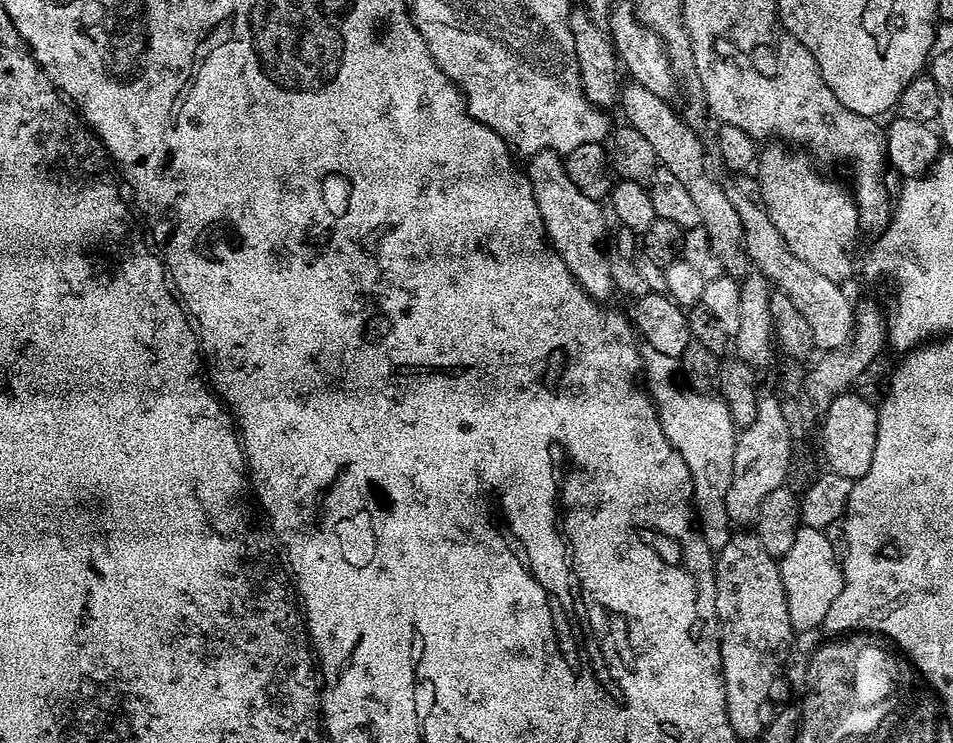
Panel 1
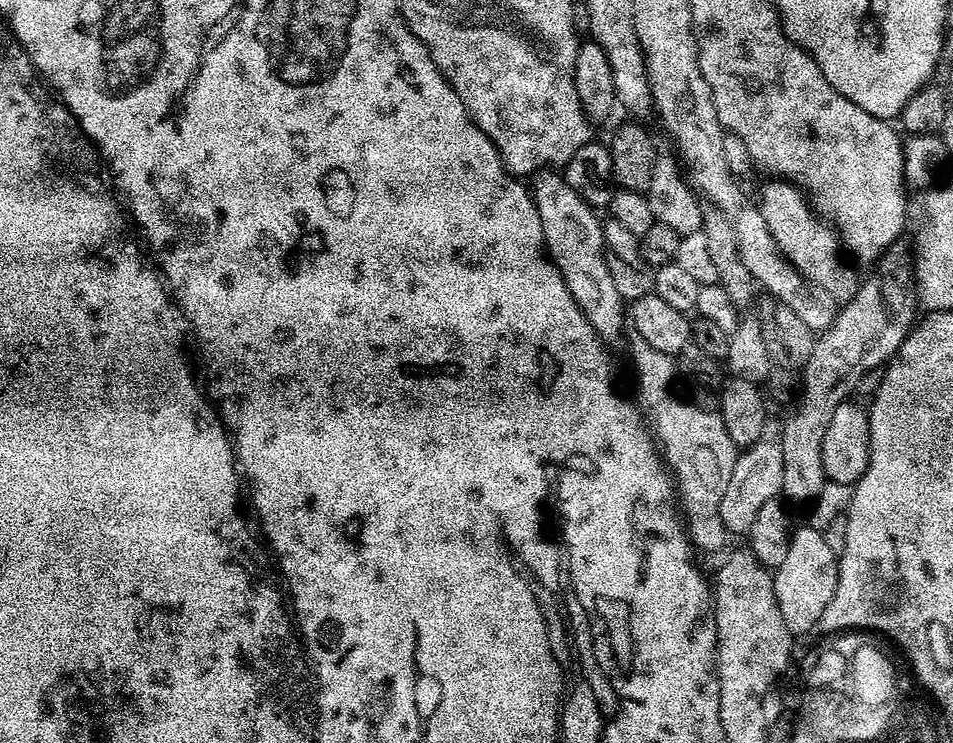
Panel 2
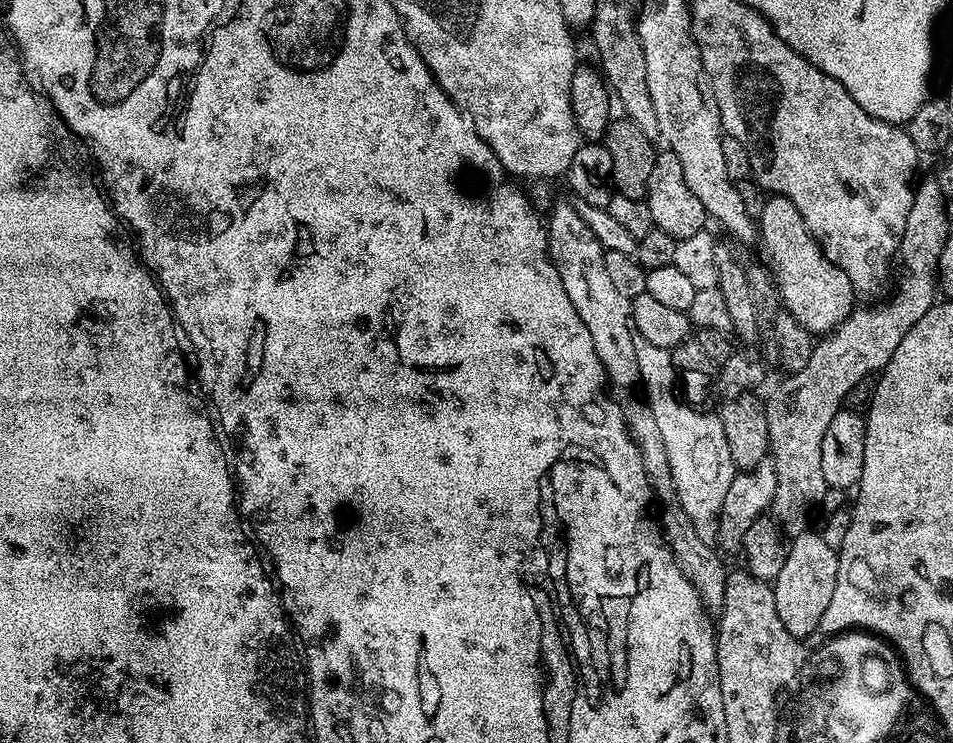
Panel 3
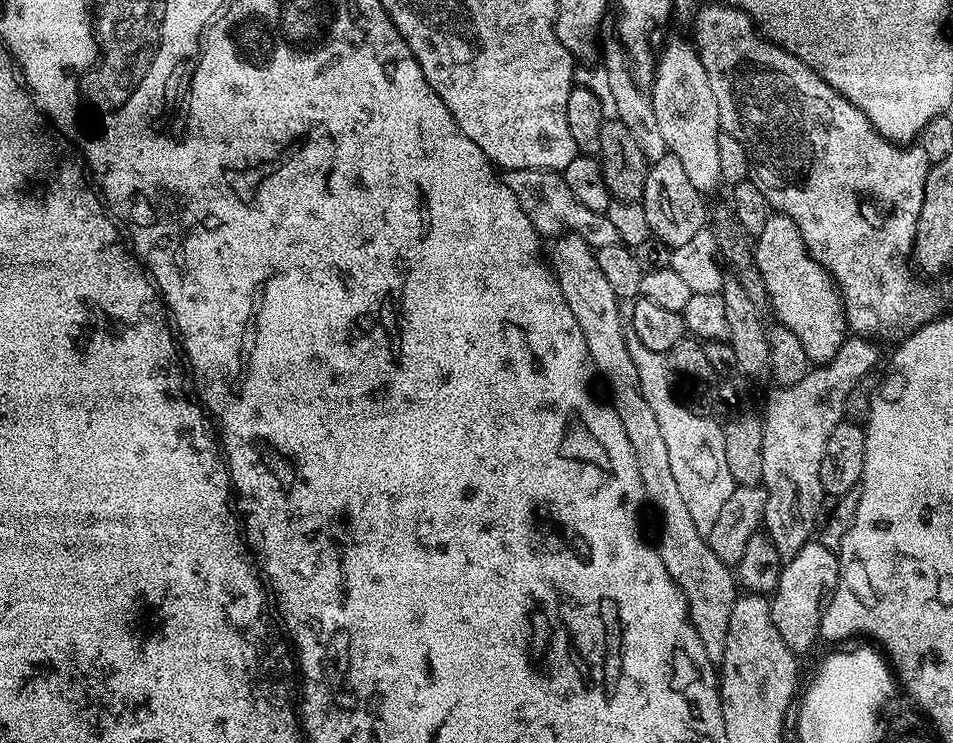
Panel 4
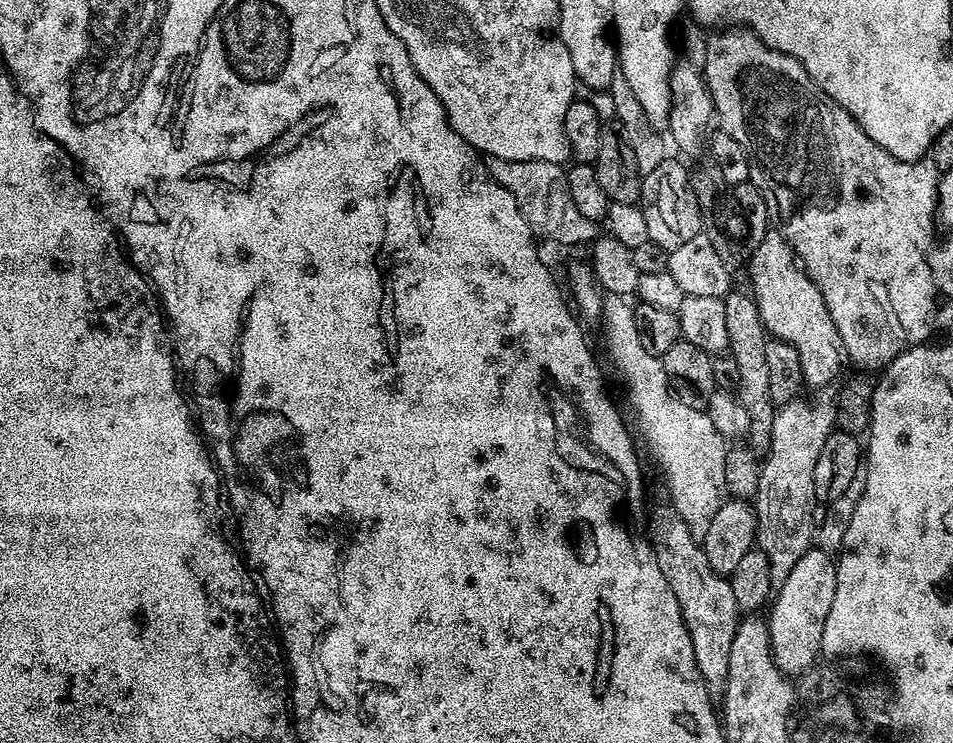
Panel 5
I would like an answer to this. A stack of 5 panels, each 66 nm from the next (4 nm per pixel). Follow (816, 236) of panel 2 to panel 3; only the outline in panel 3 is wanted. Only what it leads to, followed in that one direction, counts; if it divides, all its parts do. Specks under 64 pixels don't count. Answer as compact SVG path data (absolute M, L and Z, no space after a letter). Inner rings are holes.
M772 194L765 199L764 209L758 217L759 244L760 256L776 279L776 288L780 291L781 302L784 303L781 304L783 311L790 313L808 332L813 334L833 332L853 312L858 293L850 278L846 278L846 270L842 270L837 264L830 262L830 258L826 258L816 239L809 234L806 222L802 222L802 214L794 210L794 202L790 202L785 196Z

